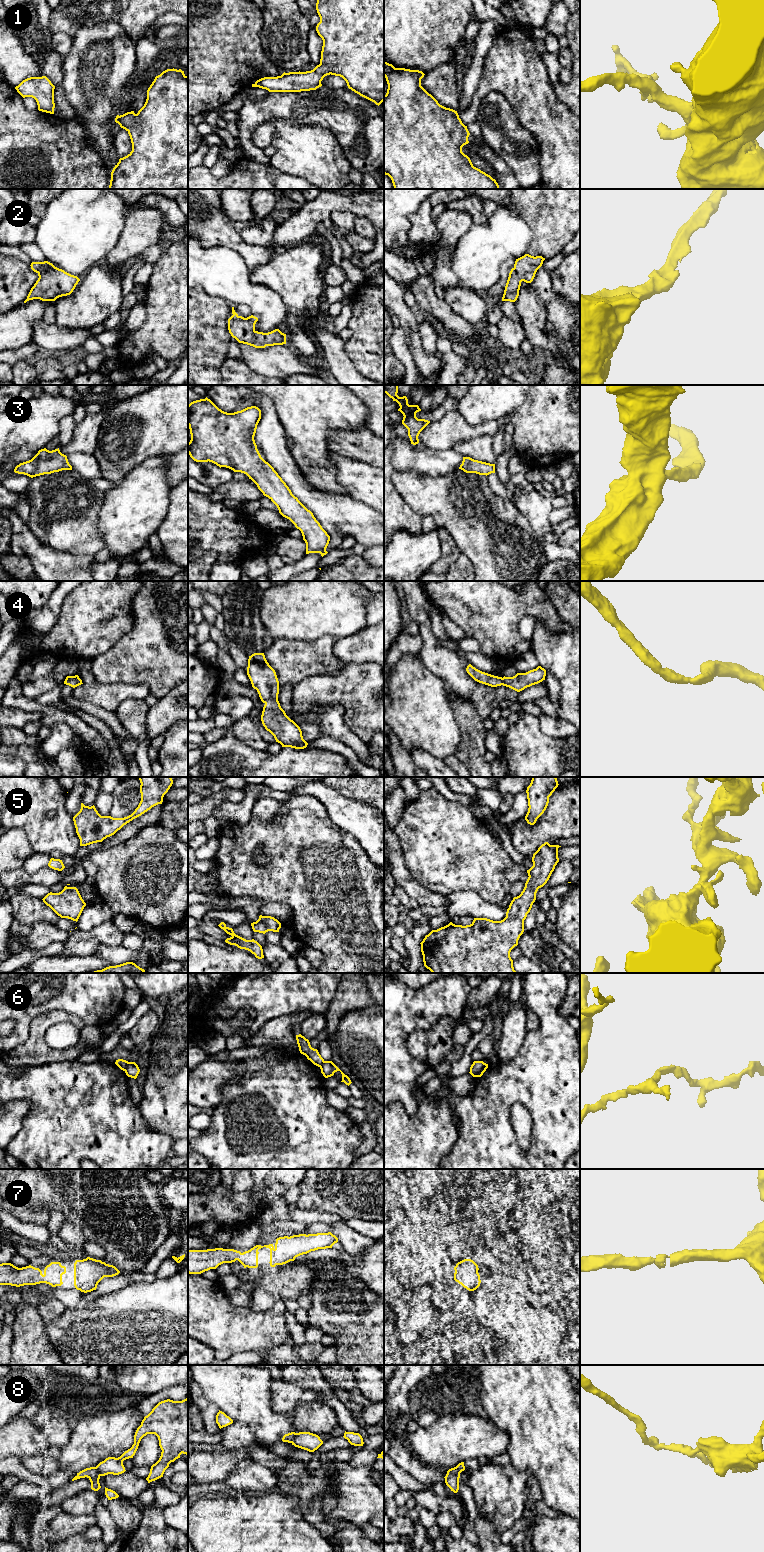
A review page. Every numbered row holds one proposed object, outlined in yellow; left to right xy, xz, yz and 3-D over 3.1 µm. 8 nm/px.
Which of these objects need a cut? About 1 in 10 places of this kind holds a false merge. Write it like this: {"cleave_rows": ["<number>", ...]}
{"cleave_rows": ["6", "8"]}

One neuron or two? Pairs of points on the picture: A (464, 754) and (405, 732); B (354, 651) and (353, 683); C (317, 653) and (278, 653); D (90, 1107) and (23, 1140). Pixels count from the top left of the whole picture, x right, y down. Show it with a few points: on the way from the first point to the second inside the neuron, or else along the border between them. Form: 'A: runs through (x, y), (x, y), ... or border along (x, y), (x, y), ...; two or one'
A: border along (460, 729), (460, 744), (455, 754); two
B: border along (373, 661), (344, 663); two
C: runs through (307, 653), (288, 653); one
D: runs through (73, 1117), (50, 1140), (40, 1140); one

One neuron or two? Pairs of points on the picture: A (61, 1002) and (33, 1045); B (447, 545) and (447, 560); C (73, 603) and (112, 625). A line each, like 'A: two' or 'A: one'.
A: two
B: one
C: one

